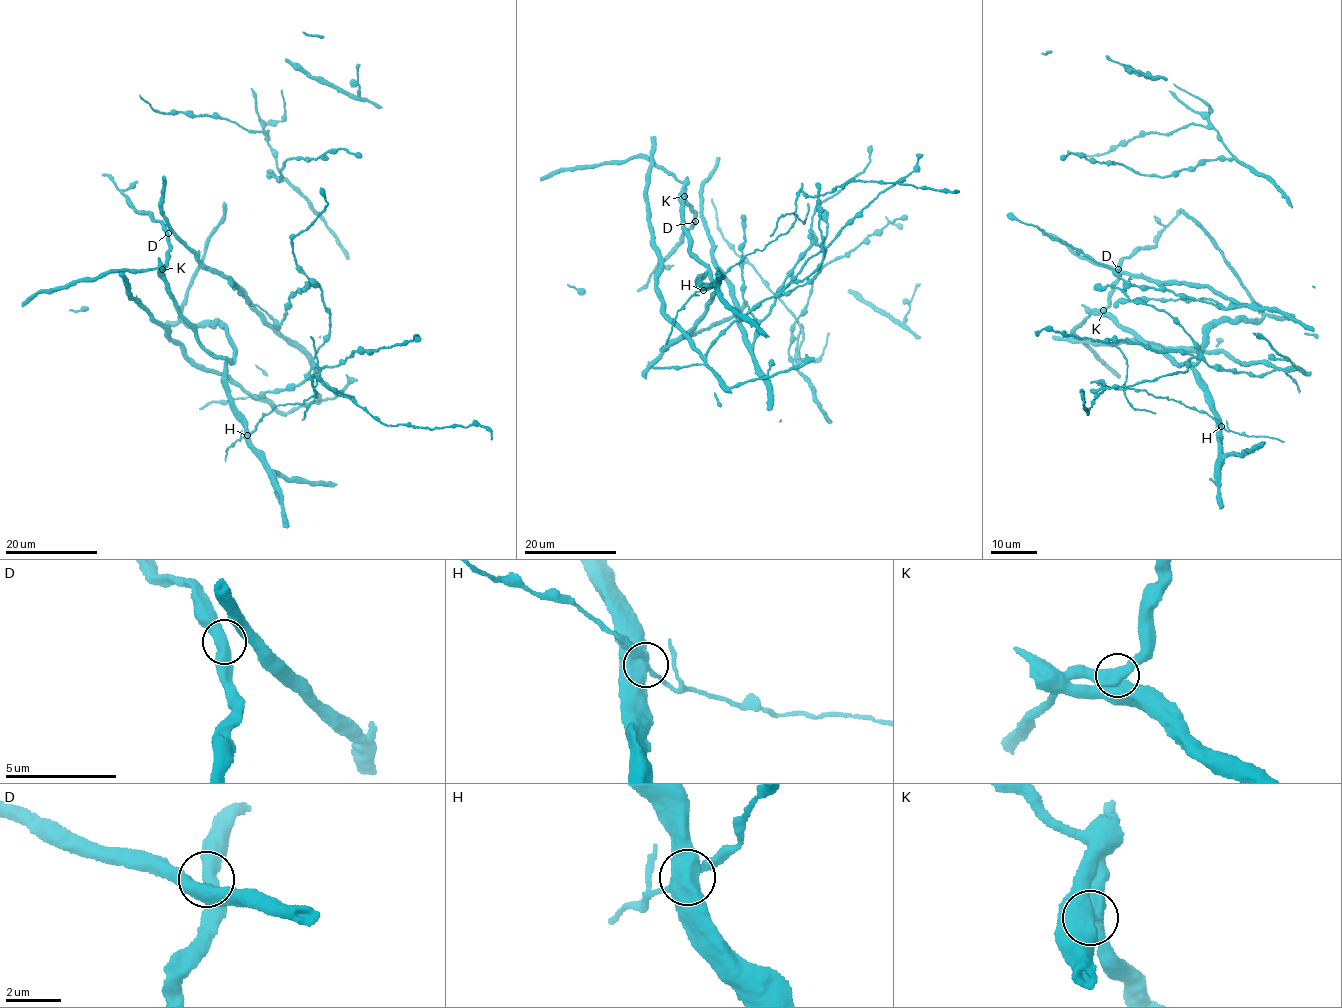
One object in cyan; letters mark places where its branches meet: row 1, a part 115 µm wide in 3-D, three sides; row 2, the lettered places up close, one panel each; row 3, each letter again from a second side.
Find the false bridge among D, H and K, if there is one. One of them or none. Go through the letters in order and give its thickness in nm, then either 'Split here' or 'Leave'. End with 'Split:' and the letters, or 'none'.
D: Thickness 360 nm. Leave
H: Thickness 550 nm. Split here
K: Thickness 500 nm. Leave
Split: H

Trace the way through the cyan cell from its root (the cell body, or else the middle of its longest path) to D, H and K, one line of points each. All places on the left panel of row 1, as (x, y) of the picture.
D: (229, 388), (225, 361), (215, 357), (199, 342), (195, 329), (179, 312), (162, 272), (169, 247), (168, 233)
H: (229, 388), (232, 406), (244, 422), (247, 435)
K: (229, 388), (225, 361), (215, 357), (199, 342), (195, 329), (179, 312), (162, 269)

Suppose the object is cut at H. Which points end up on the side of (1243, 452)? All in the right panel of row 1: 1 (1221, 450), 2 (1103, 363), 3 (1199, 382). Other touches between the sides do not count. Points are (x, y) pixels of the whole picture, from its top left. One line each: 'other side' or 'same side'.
1: same side
2: same side
3: same side

